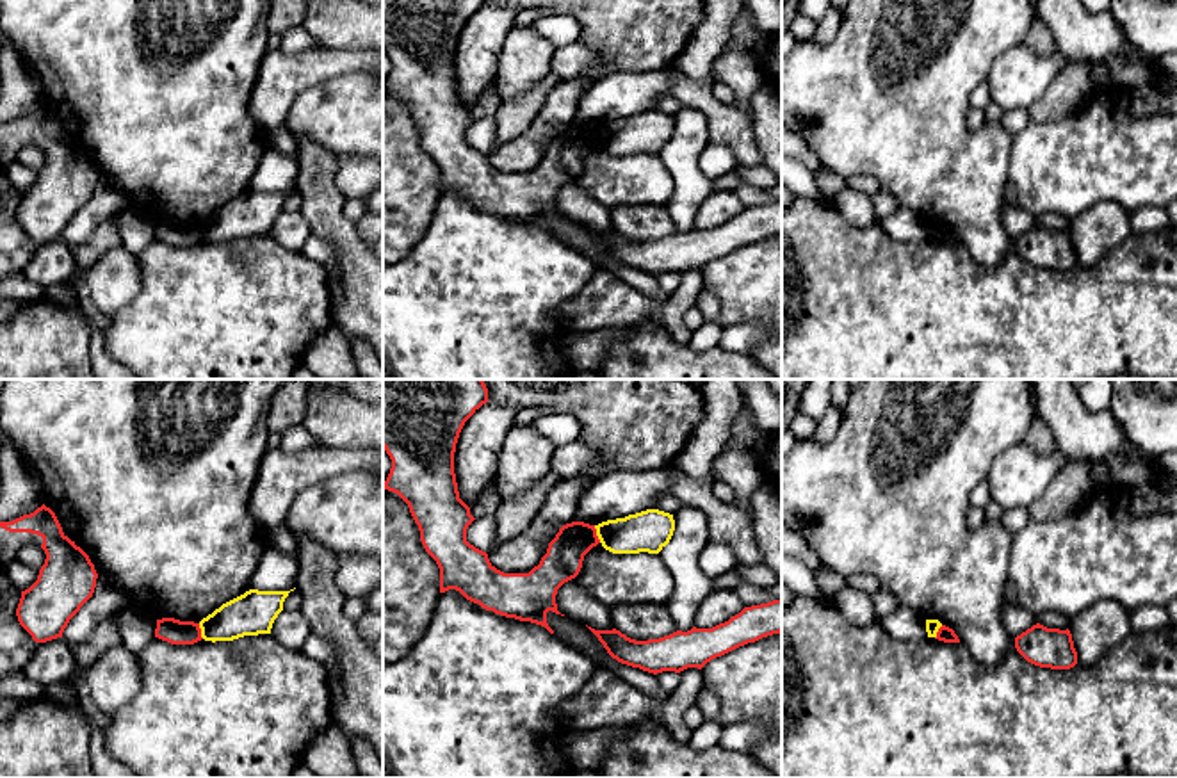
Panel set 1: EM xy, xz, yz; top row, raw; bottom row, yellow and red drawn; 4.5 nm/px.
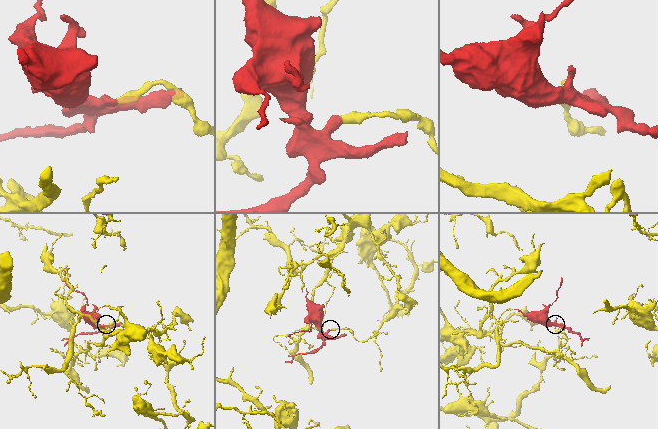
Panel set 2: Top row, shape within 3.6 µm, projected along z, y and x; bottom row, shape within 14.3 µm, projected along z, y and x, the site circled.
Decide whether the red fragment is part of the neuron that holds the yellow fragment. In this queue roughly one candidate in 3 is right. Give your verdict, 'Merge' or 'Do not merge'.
Do not merge

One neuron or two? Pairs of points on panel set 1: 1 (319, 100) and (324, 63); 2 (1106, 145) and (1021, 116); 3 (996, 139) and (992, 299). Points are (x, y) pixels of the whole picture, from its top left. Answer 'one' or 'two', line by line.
1: two
2: two
3: two

